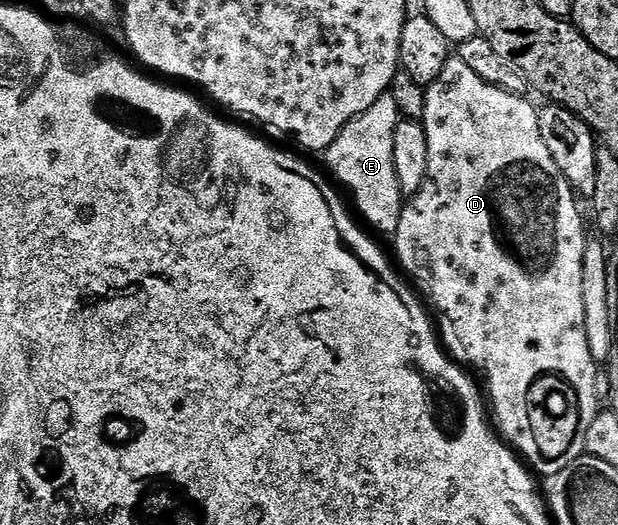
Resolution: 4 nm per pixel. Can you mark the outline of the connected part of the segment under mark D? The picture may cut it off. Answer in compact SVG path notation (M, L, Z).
M459 56L448 59L446 68L442 68L442 76L434 80L434 84L426 87L426 112L423 116L426 128L426 149L430 151L430 160L426 160L426 180L422 180L422 188L411 195L403 203L398 228L394 235L396 241L396 258L400 261L399 269L409 274L421 291L428 290L436 310L444 319L438 322L439 329L444 329L442 338L447 353L457 363L469 362L476 370L484 373L488 381L488 394L492 397L490 410L496 413L495 425L524 453L523 461L537 475L551 476L557 474L566 464L584 453L586 428L590 428L594 416L598 413L596 406L596 370L598 364L590 356L590 346L586 344L585 313L582 312L582 256L584 255L584 218L576 207L578 201L571 184L562 176L558 164L554 164L554 156L550 156L550 148L542 140L542 132L538 132L538 110L527 102L527 97L511 94L508 90L498 88L482 76L478 76L468 65L462 64Z

